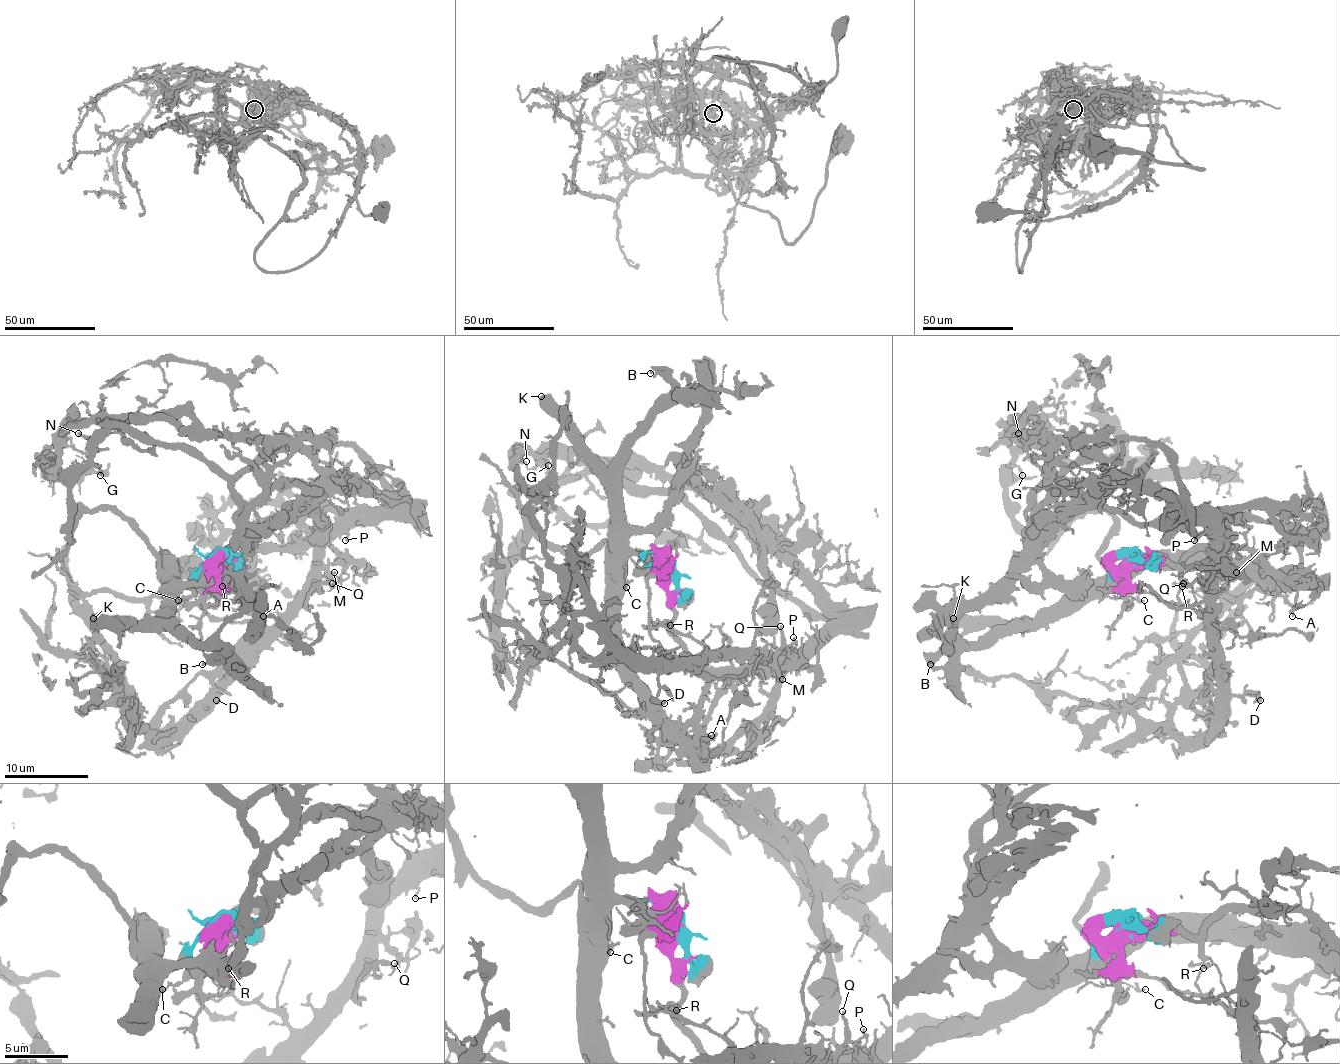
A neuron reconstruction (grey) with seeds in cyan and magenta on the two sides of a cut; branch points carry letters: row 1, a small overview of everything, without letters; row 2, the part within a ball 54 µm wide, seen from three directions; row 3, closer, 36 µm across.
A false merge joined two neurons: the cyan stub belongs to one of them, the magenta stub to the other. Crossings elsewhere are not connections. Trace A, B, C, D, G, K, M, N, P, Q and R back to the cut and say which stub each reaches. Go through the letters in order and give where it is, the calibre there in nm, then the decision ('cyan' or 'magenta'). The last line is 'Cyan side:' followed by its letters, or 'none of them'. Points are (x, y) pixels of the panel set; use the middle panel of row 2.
A: place (711, 735); calibre 300 nm; magenta
B: place (650, 373); calibre 110 nm; cyan
C: place (626, 587); calibre 150 nm; cyan
D: place (664, 703); calibre 480 nm; magenta
G: place (548, 465); calibre 190 nm; cyan
K: place (541, 396); calibre 600 nm; cyan
M: place (782, 679); calibre 280 nm; magenta
N: place (526, 461); calibre 120 nm; cyan
P: place (793, 637); calibre 160 nm; magenta
Q: place (780, 626); calibre 240 nm; magenta
R: place (670, 625); calibre 180 nm; magenta
Cyan side: B, C, G, K, N

